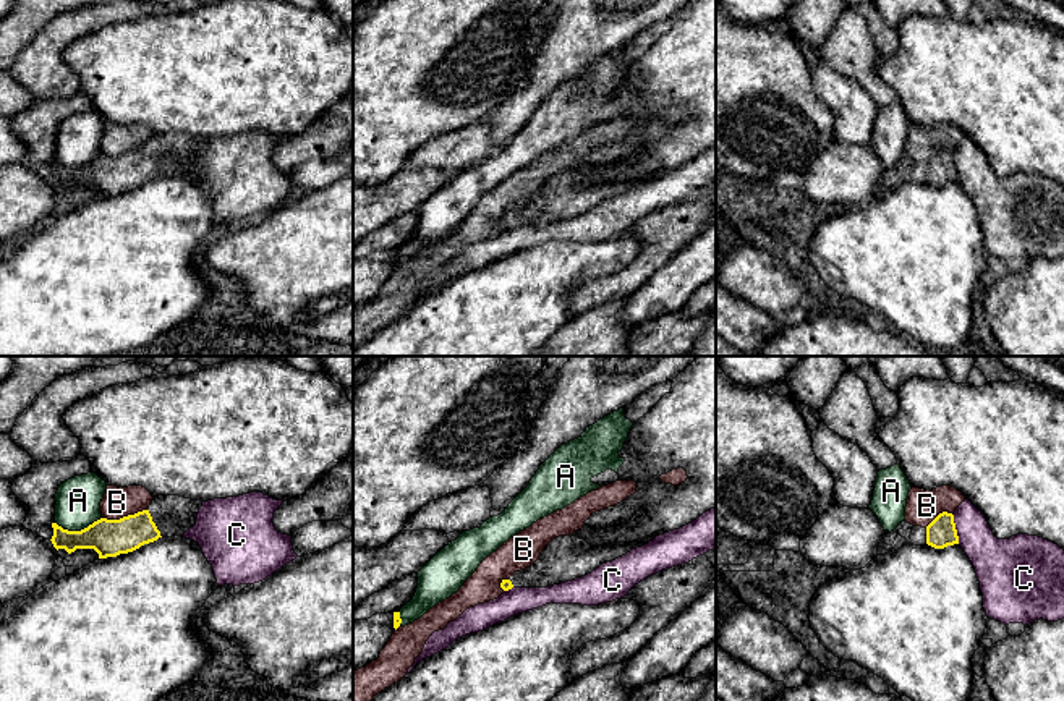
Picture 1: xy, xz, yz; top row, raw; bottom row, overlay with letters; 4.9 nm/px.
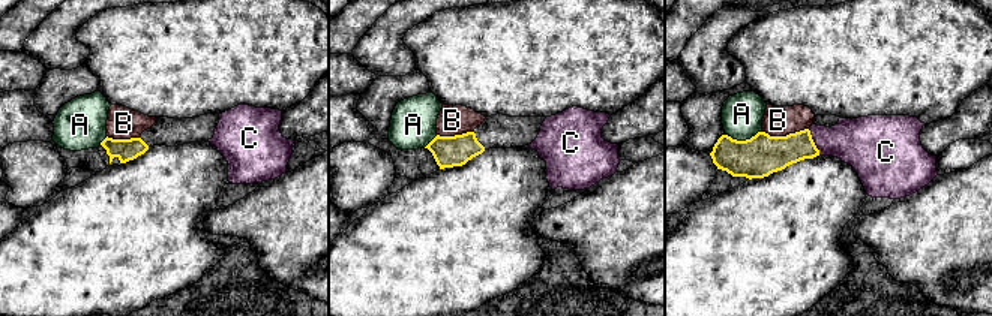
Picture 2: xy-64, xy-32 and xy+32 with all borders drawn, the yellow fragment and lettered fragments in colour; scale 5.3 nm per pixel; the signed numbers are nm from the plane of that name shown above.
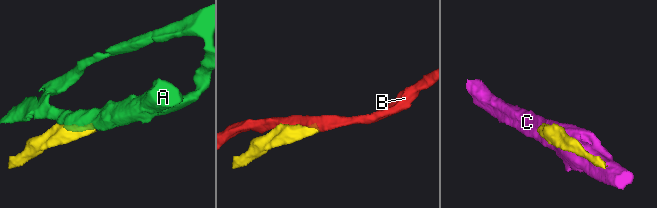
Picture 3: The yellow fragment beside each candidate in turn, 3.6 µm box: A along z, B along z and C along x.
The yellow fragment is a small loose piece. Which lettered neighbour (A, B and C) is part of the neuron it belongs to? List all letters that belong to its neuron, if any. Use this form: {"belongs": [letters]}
{"belongs": []}

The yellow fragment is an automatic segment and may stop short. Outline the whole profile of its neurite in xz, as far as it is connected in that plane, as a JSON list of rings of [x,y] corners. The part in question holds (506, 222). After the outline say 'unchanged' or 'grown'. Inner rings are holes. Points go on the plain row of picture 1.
[[[570,172],[559,173],[544,185],[531,204],[515,209],[509,217],[502,217],[500,225],[504,228],[512,225],[547,225],[572,219],[653,176],[654,175],[591,183],[585,176]]]; grown

